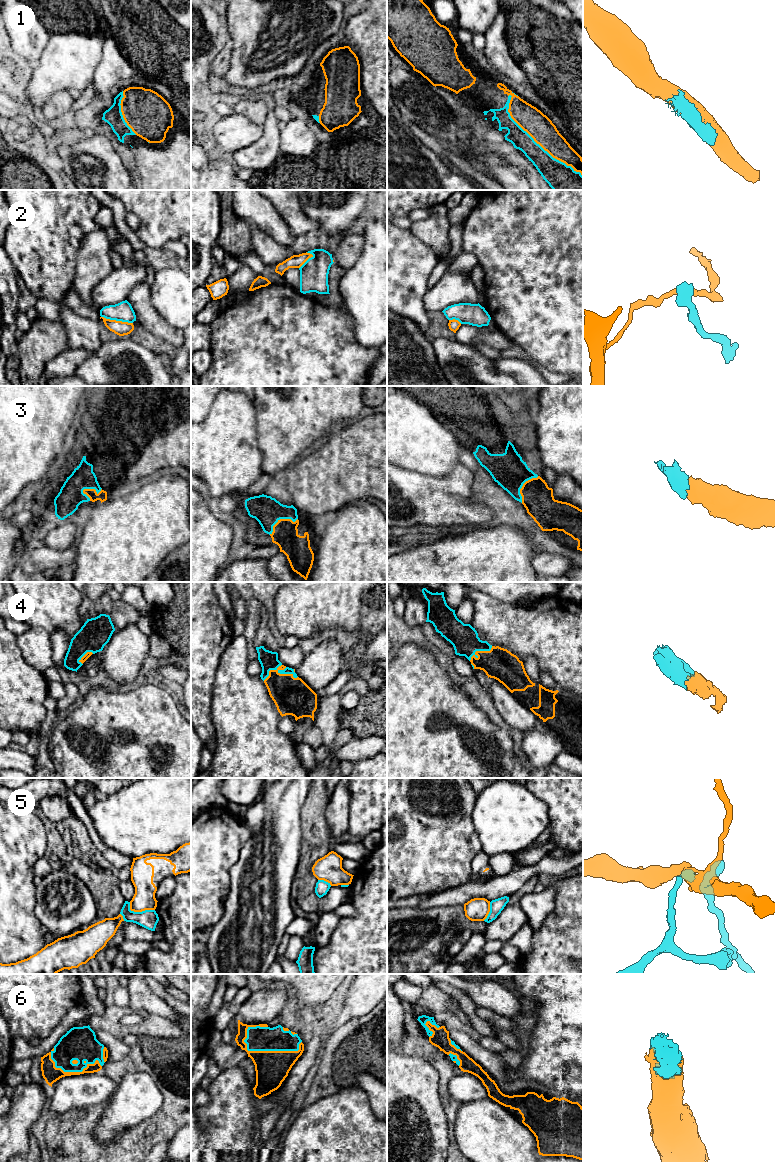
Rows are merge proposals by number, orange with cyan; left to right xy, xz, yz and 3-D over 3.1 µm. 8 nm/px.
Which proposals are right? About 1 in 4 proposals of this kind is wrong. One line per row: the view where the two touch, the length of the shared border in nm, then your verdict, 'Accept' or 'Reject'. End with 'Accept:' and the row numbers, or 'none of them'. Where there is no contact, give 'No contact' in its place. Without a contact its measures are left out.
1: Touches orange in yz. Shared border 900 nm. Accept
2: Touches orange in xy. Shared border 260 nm. Reject
3: Touches orange in xz. Shared border 260 nm. Accept
4: Touches orange in xz. Shared border 280 nm. Accept
5: Touches orange in xy. Shared border 220 nm. Reject
6: Touches orange in xz. Shared border 480 nm. Accept
Accept: 1, 3, 4, 6

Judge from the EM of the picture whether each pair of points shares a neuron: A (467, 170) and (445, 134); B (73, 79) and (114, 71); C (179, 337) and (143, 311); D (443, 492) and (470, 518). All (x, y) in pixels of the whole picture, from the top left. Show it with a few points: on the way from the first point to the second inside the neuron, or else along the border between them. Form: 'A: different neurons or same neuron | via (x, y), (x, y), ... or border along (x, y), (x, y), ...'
A: different neurons | border along (431, 135), (451, 149)
B: different neurons | border along (102, 53), (91, 81)
C: same neuron | via (170, 334), (161, 329), (152, 320)
D: same neuron | via (450, 499), (463, 511)

